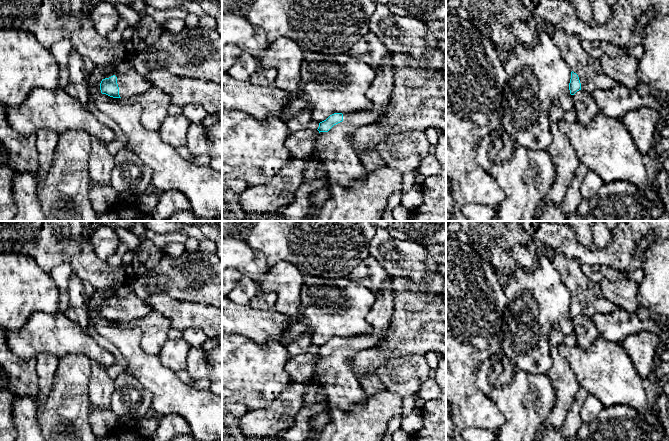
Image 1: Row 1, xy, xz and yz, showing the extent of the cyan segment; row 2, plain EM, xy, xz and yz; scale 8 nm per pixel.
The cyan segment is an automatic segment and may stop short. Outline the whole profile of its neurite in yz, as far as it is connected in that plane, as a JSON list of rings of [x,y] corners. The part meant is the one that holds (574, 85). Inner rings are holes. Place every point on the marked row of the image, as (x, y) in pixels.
[[[551,28],[551,35],[572,70],[569,83],[571,95],[579,90],[591,94],[595,90],[612,89],[620,84],[604,73],[600,60],[583,49],[576,35],[568,34],[561,28]]]

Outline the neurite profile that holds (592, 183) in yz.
[[[588,170],[580,188],[582,200],[592,201],[603,184],[604,182],[599,175]]]

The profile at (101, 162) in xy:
[[[90,136],[91,152],[89,155],[90,180],[99,184],[110,183],[114,157],[109,153],[107,145]]]

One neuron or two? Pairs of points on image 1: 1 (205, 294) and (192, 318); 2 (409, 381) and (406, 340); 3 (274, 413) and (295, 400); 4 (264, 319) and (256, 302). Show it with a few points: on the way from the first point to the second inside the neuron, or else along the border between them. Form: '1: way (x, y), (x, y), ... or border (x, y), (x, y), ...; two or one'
1: border (177, 299), (211, 306); two
2: border (423, 356), (391, 357), (384, 364); two
3: way (279, 413), (290, 402); one
4: border (249, 304), (256, 309), (273, 309); two

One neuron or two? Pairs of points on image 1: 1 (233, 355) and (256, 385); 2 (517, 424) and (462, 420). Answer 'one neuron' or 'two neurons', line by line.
1: one neuron
2: two neurons

